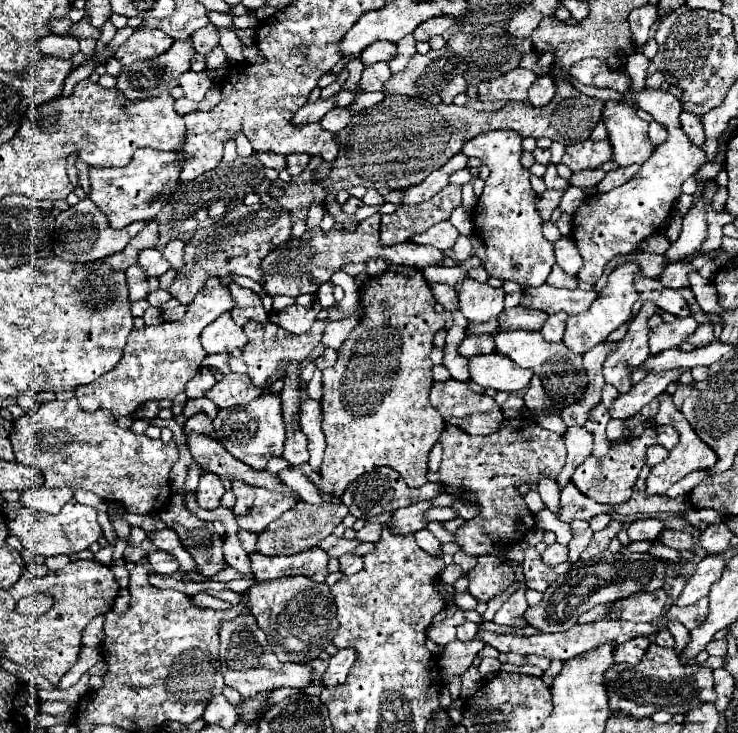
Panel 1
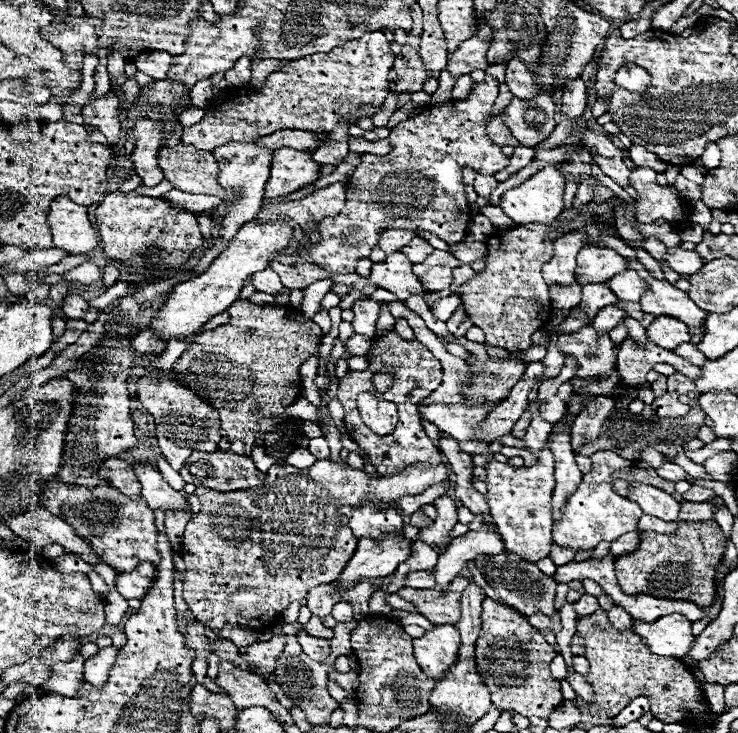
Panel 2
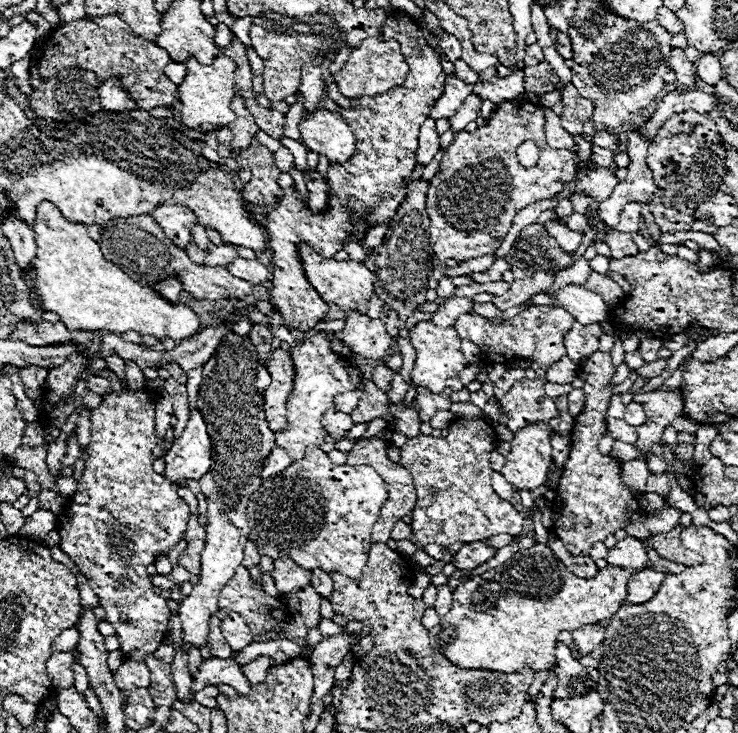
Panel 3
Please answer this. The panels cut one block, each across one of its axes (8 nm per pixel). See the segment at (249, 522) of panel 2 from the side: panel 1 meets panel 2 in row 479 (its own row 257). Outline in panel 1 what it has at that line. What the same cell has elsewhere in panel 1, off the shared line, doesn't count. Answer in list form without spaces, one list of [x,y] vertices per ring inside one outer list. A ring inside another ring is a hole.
[[[372,214],[368,220],[362,220],[354,230],[330,230],[322,232],[320,228],[306,232],[302,238],[288,240],[286,244],[276,246],[260,264],[264,272],[264,290],[268,296],[300,296],[300,294],[314,294],[316,288],[330,280],[332,272],[338,270],[346,262],[368,262],[370,258],[382,258],[386,262],[394,264],[406,264],[414,266],[418,270],[426,266],[442,266],[446,260],[444,252],[432,248],[432,246],[420,246],[412,242],[396,244],[396,246],[380,246],[378,242],[378,230],[380,230],[380,214]]]

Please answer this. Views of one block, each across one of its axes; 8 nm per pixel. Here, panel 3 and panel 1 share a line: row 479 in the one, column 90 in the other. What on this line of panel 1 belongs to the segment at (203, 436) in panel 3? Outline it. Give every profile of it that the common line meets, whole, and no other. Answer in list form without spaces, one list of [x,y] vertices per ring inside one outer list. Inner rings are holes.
[[[138,148],[132,162],[122,168],[90,168],[90,194],[88,198],[108,216],[112,228],[126,228],[136,220],[150,222],[168,196],[180,184],[180,164],[184,162],[184,152],[162,152],[152,148]]]

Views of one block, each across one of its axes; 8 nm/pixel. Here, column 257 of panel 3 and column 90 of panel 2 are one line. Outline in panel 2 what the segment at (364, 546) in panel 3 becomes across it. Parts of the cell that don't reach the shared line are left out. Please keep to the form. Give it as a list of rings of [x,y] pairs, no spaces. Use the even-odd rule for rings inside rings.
[[[54,478],[48,482],[42,494],[42,504],[56,516],[62,516],[60,506],[68,504],[72,510],[68,512],[66,522],[118,572],[132,572],[138,568],[138,562],[144,560],[154,564],[158,562],[158,530],[154,526],[154,512],[144,500],[126,498],[120,490],[108,484],[88,490],[84,486],[70,488]]]

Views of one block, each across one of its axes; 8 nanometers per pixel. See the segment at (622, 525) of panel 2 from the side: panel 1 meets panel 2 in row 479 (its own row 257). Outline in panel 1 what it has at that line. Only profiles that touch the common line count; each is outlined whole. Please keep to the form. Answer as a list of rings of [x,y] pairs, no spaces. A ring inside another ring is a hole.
[[[642,90],[638,96],[638,108],[652,114],[652,118],[668,128],[668,140],[656,148],[656,152],[646,160],[644,166],[640,166],[640,172],[630,182],[606,192],[606,194],[594,194],[588,196],[578,210],[574,212],[572,220],[572,238],[584,258],[584,266],[578,272],[578,278],[586,284],[596,284],[596,280],[602,276],[606,262],[612,256],[618,254],[630,254],[640,244],[658,232],[660,226],[664,226],[672,214],[672,206],[682,194],[680,186],[684,180],[688,180],[698,168],[706,164],[704,150],[688,140],[684,136],[684,130],[680,128],[680,114],[682,114],[682,102],[664,90]]]

